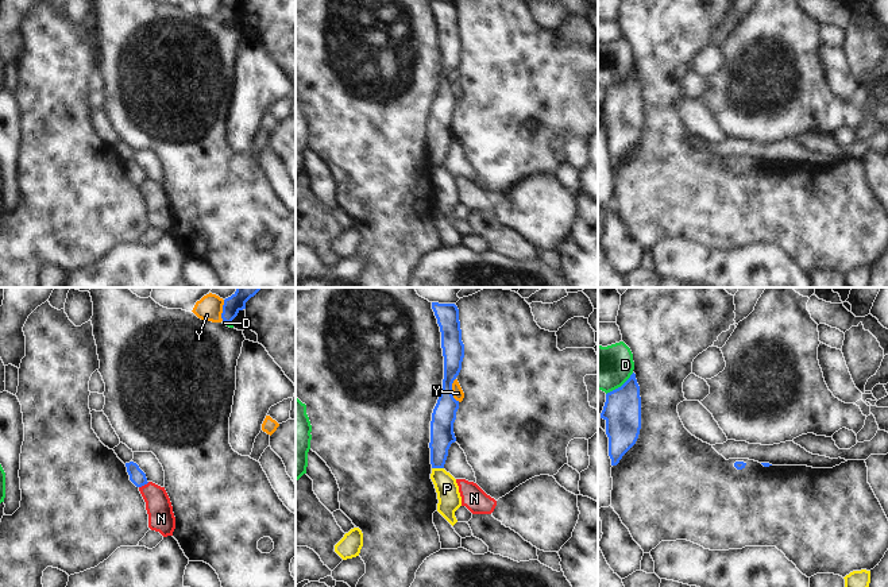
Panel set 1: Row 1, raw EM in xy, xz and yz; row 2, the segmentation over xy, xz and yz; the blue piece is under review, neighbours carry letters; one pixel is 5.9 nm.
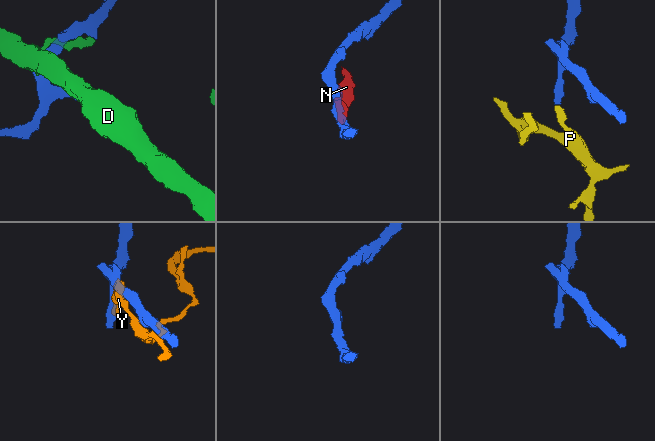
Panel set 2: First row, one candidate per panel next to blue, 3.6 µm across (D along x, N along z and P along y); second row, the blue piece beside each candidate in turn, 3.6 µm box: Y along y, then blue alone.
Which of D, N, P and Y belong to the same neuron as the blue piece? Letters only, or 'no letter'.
no letter

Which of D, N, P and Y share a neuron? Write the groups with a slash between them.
D / N / P / Y

